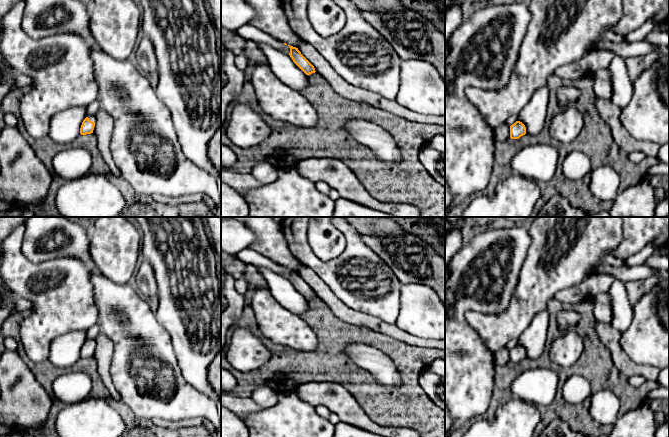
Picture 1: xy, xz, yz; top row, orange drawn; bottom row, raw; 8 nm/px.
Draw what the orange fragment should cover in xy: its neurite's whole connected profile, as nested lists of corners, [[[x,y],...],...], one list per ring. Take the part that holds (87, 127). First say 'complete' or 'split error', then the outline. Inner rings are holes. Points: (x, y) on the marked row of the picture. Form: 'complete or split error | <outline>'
split error | [[[88,114],[87,117],[82,122],[82,125],[80,128],[80,134],[86,135],[86,134],[93,133],[95,122],[96,122],[95,115]]]

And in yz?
complete | [[[516,121],[514,124],[510,126],[511,139],[519,139],[521,136],[525,134],[526,134],[526,127],[522,122]]]

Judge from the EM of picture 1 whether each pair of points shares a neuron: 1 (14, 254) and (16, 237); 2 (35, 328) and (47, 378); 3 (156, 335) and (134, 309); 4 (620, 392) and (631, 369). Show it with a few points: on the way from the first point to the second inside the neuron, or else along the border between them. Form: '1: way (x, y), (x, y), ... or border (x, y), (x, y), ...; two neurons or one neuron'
1: way (14, 250), (14, 241); one neuron
2: border (28, 359), (34, 361), (47, 360); two neurons
3: way (150, 329), (136, 315); one neuron
4: border (625, 375), (628, 377); two neurons

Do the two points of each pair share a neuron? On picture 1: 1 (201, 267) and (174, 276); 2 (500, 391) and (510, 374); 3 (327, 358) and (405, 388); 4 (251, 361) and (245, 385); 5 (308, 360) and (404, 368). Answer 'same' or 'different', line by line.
1: same
2: same
3: same
4: different
5: same

